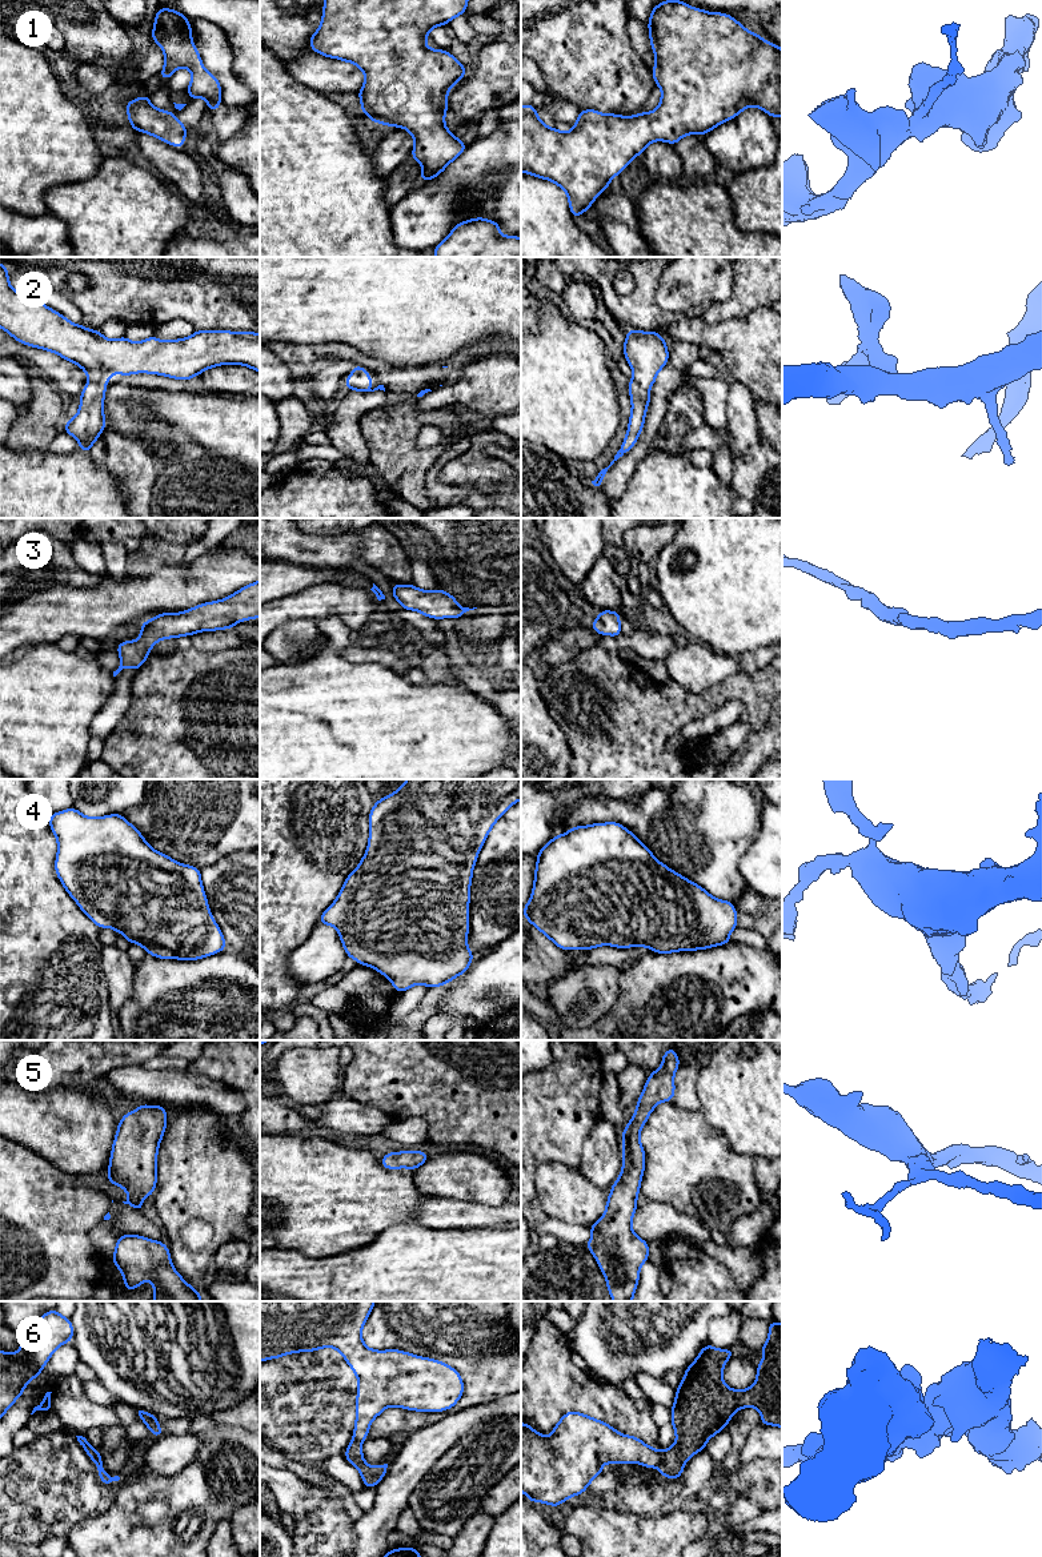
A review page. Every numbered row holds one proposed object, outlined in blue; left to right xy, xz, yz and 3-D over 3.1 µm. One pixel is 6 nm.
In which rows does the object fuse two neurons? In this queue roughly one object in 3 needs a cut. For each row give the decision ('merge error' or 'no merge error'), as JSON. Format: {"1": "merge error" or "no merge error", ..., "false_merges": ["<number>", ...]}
{"1": "no merge error", "2": "no merge error", "3": "no merge error", "4": "no merge error", "5": "no merge error", "6": "merge error", "false_merges": ["6"]}

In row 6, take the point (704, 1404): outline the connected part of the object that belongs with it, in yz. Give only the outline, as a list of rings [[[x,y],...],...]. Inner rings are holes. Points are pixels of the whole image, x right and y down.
[[[773,1320],[769,1321],[769,1336],[760,1351],[765,1359],[757,1365],[756,1383],[742,1391],[729,1388],[722,1379],[724,1367],[734,1355],[734,1352],[734,1349],[718,1349],[710,1344],[706,1344],[698,1353],[697,1359],[684,1372],[685,1377],[681,1380],[680,1387],[676,1389],[674,1405],[670,1408],[670,1422],[674,1428],[677,1441],[673,1446],[669,1446],[665,1450],[660,1450],[664,1465],[660,1469],[661,1476],[669,1480],[681,1478],[686,1461],[697,1452],[705,1450],[708,1440],[726,1428],[732,1416],[738,1409],[753,1406],[760,1410],[762,1425],[782,1428],[782,1324],[778,1324]]]

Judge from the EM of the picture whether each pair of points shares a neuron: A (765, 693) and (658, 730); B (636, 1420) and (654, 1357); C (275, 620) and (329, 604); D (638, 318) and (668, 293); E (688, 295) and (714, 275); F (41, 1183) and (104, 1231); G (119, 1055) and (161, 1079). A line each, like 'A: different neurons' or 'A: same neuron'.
A: same neuron
B: different neurons
C: same neuron
D: different neurons
E: same neuron
F: different neurons
G: different neurons

